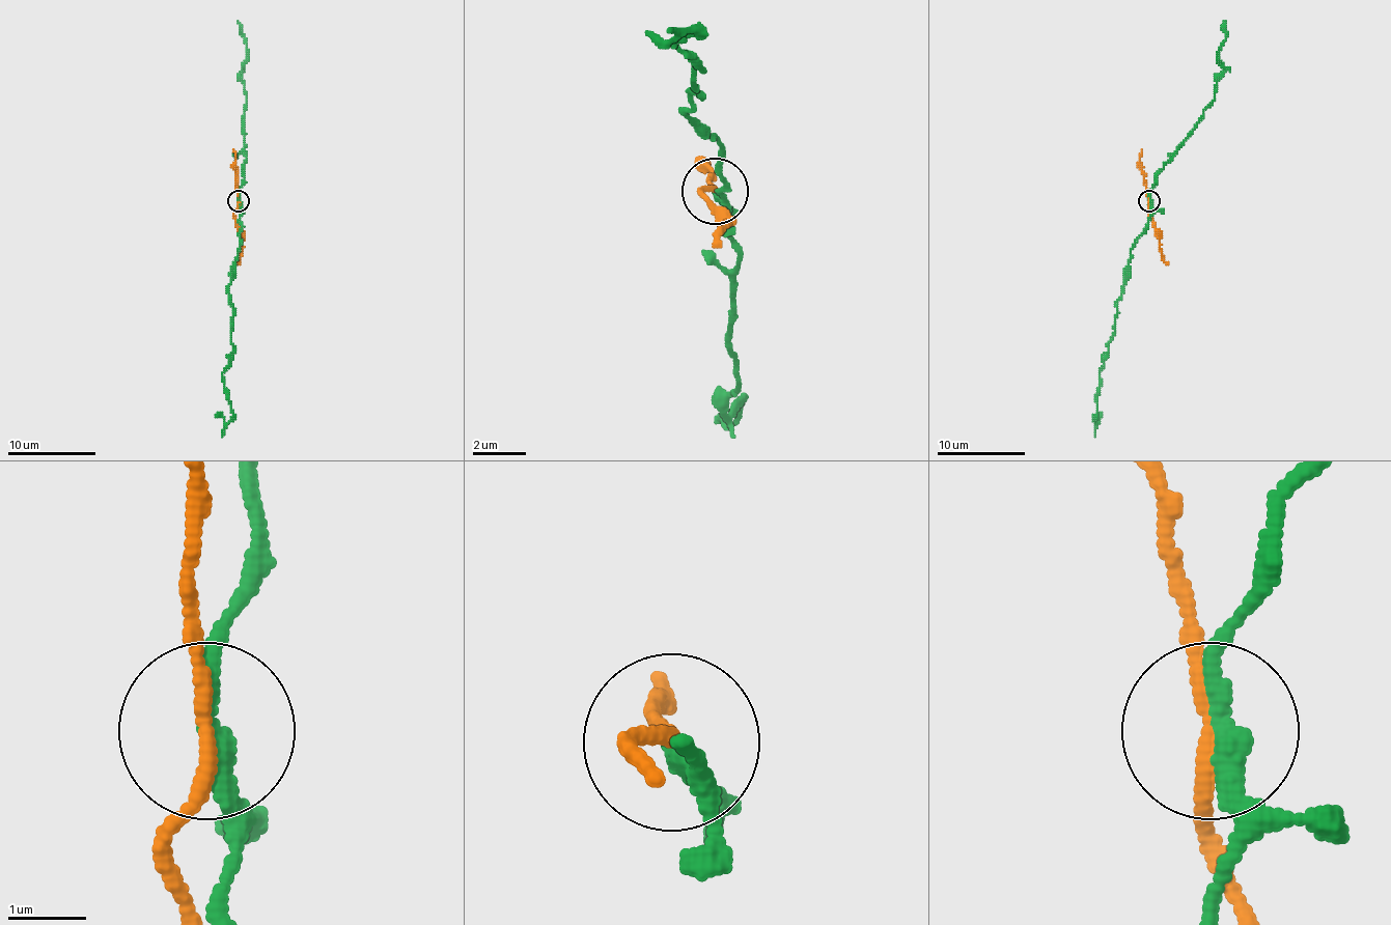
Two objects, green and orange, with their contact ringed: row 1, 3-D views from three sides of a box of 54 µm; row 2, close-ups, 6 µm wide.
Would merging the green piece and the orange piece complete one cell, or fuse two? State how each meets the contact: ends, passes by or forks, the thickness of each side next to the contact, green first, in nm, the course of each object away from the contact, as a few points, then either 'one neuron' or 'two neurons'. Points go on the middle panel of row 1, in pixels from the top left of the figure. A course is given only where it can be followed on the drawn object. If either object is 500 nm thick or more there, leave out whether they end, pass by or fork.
green passes by; orange passes by; calibres 280 and 180 nm; course green (714, 189), (720, 202), (714, 136), (687, 109), (700, 69), (667, 43), (700, 36), (647, 30); course orange (714, 189), (700, 196), (726, 222), (714, 249); two neurons

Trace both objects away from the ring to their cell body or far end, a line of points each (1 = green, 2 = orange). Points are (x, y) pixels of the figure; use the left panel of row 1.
1: (238, 200), (242, 229), (235, 277), (228, 286), (233, 357), (222, 374), (233, 417), (226, 423), (216, 415)
2: (238, 200), (233, 218), (242, 237), (238, 264)

